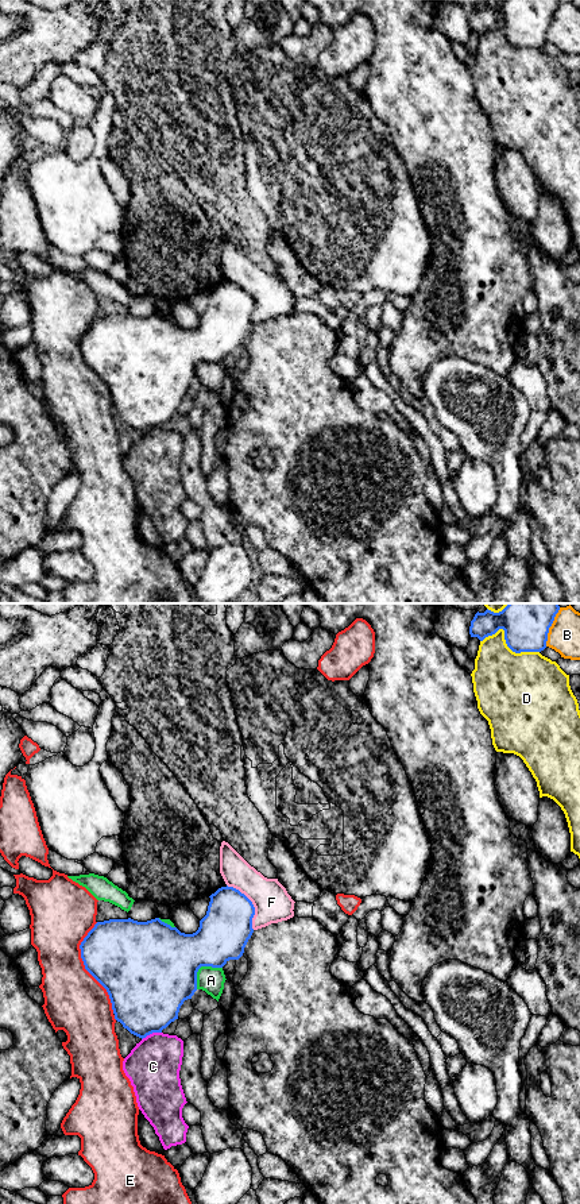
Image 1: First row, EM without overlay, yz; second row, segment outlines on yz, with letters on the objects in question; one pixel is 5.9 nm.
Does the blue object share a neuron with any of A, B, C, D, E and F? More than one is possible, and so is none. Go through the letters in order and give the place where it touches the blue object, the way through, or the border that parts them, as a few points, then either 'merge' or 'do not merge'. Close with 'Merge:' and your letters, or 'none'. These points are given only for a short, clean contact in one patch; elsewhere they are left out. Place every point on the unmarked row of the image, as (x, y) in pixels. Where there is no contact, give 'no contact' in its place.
A: contact yz (200, 362); do not merge
B: contact yz (550, 20); do not merge
C: contact yz (151, 428); do not merge
D: contact yz (506, 38); do not merge
E: contact yz (85, 363); do not merge
F: contact yz (251, 298); do not merge
Merge: none

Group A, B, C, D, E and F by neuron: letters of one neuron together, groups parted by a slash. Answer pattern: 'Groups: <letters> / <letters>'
Groups: A / B / C / D / E / F

